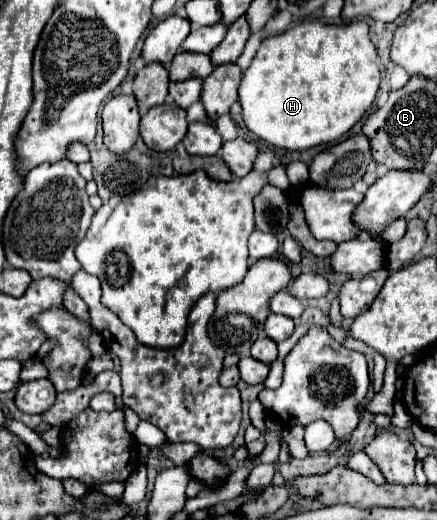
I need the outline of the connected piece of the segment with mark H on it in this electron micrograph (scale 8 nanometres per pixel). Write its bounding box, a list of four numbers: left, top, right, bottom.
[238,20,380,150]

